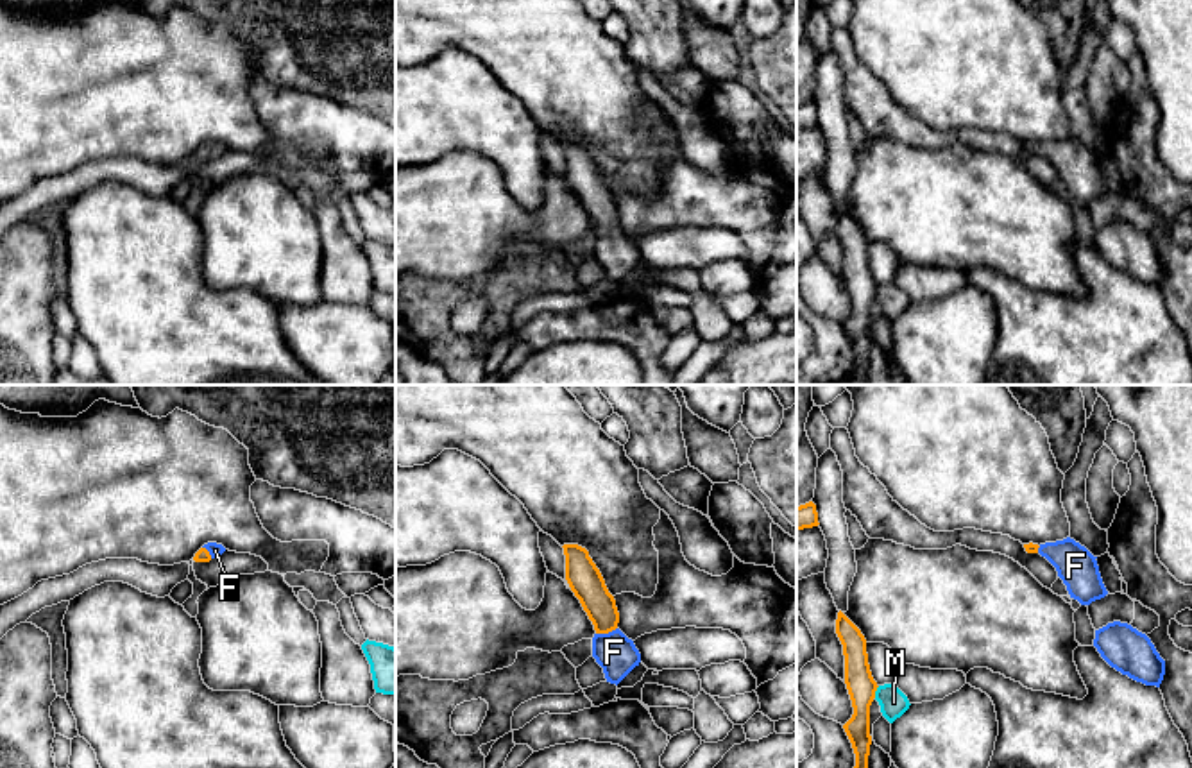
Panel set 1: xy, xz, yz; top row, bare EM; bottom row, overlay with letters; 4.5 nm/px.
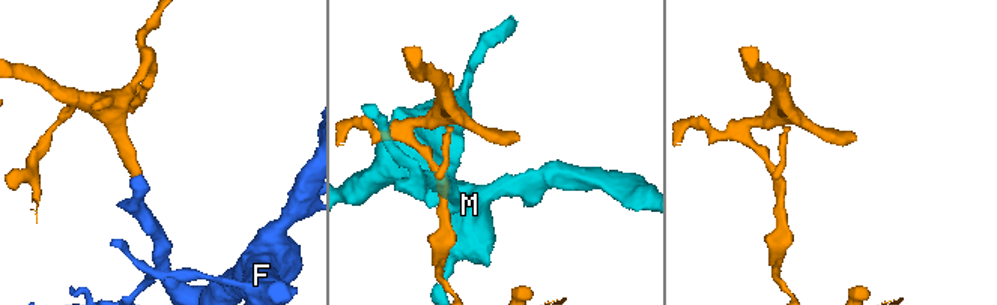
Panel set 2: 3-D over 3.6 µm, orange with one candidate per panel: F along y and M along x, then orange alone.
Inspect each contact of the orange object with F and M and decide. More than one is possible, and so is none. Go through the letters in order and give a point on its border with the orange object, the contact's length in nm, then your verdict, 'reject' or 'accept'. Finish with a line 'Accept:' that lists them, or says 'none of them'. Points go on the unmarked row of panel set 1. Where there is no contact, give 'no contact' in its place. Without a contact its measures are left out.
F: xz (605, 231) | 100 nm | accept
M: yz (876, 289) | 60 nm | reject
Accept: F

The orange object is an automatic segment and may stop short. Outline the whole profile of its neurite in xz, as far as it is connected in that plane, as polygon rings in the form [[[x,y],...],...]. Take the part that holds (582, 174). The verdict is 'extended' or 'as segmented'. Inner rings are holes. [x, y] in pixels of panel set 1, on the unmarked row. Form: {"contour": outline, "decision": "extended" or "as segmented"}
{"contour": [[[564,143],[566,179],[580,199],[583,209],[594,224],[592,256],[603,267],[610,283],[619,283],[641,261],[641,252],[634,240],[619,227],[619,211],[614,195],[589,156],[578,143]]], "decision": "extended"}

